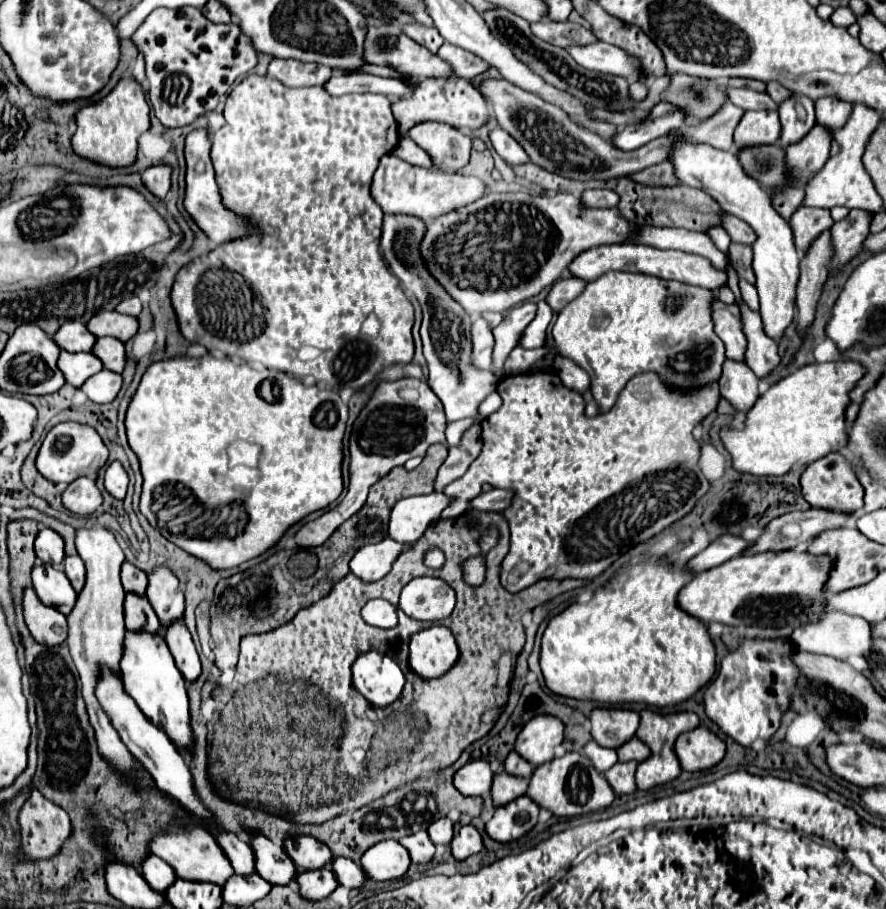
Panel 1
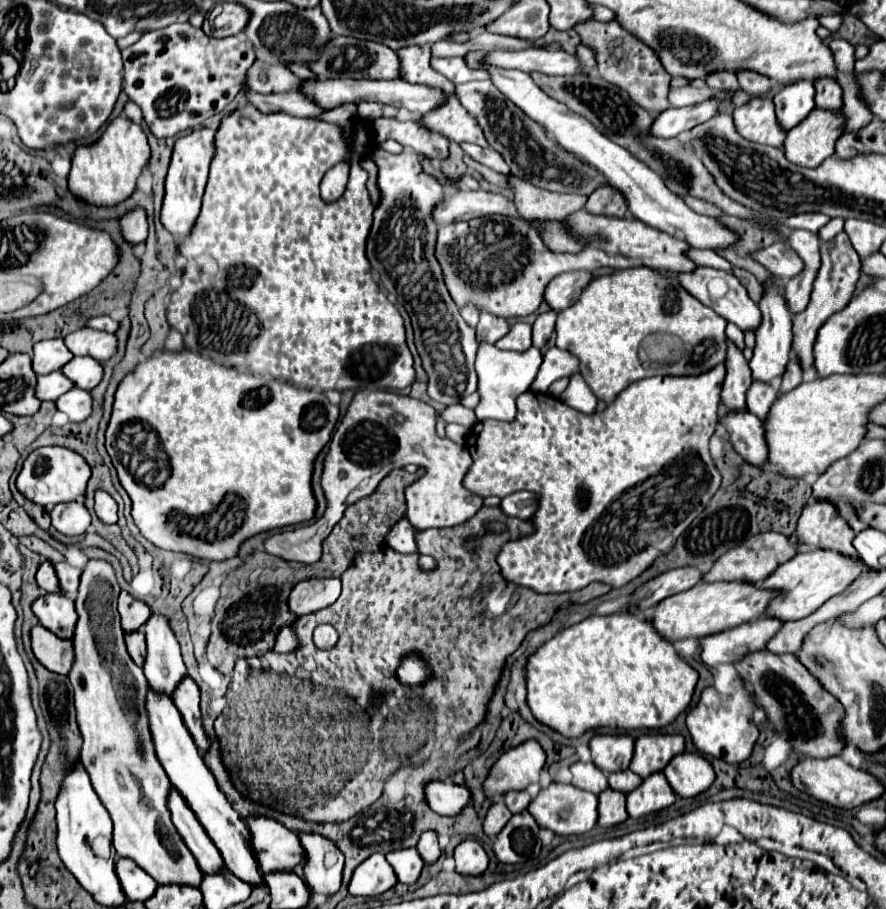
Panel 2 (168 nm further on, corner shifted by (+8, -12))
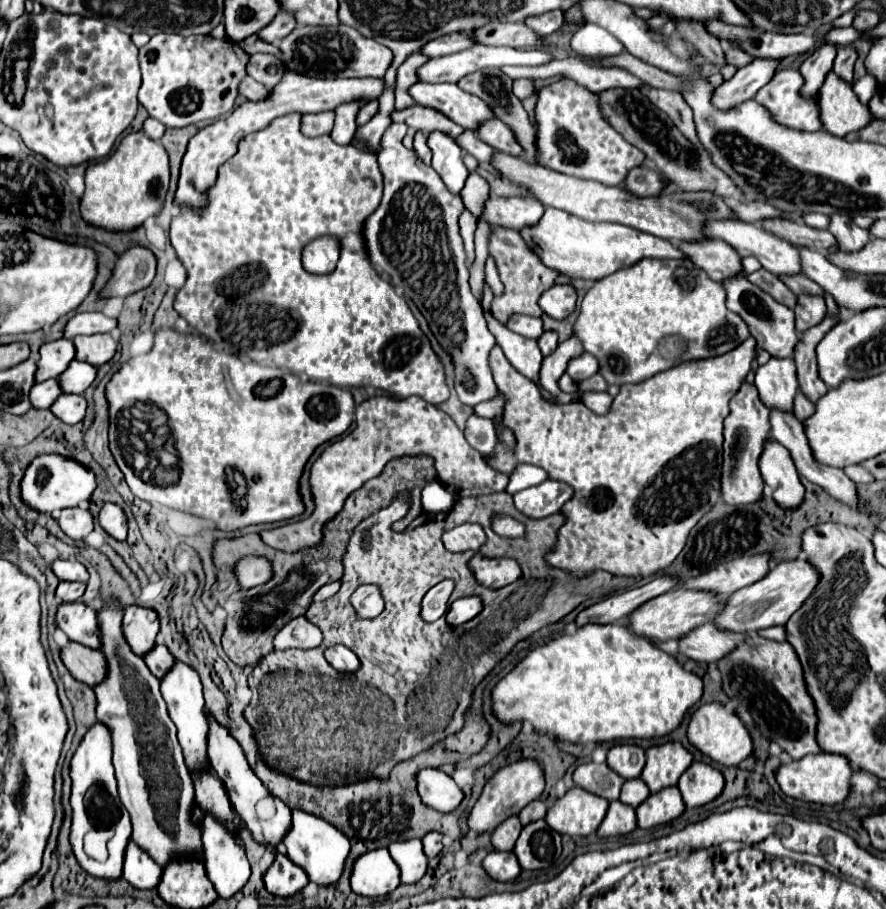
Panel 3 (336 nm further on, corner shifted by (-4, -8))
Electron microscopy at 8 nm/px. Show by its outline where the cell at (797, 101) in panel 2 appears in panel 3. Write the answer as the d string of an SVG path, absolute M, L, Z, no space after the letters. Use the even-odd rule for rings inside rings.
M824 43L812 53L812 57L808 57L802 63L800 73L804 75L804 81L806 81L804 89L802 89L804 95L818 95L826 73L832 69L834 57L836 57L836 45Z

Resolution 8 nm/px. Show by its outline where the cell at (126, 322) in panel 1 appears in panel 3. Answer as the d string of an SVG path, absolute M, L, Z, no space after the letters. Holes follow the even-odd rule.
M104 333L104 335L80 335L74 339L74 347L76 347L74 359L86 361L94 367L100 367L114 357L118 343L108 333Z

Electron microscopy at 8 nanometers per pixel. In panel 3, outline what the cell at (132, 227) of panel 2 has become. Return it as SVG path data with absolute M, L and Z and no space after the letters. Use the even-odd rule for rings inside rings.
M144 247L128 249L116 263L112 277L100 291L100 297L128 297L152 283L156 275L156 259Z

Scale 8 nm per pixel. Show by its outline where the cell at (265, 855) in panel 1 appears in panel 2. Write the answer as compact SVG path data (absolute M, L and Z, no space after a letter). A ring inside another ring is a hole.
M148 687L146 695L146 709L148 709L148 727L152 733L156 757L164 771L170 777L170 783L178 793L188 801L188 807L194 811L206 833L212 837L214 845L218 847L220 855L224 857L224 865L242 881L246 881L252 887L258 887L264 883L264 877L258 873L256 857L252 857L252 835L248 833L248 827L238 817L238 813L232 809L228 799L222 795L222 791L216 785L214 775L208 771L208 767L202 761L200 751L196 749L196 743L192 741L192 735L186 733L186 725L180 719L180 711L176 709L172 697L158 697Z

